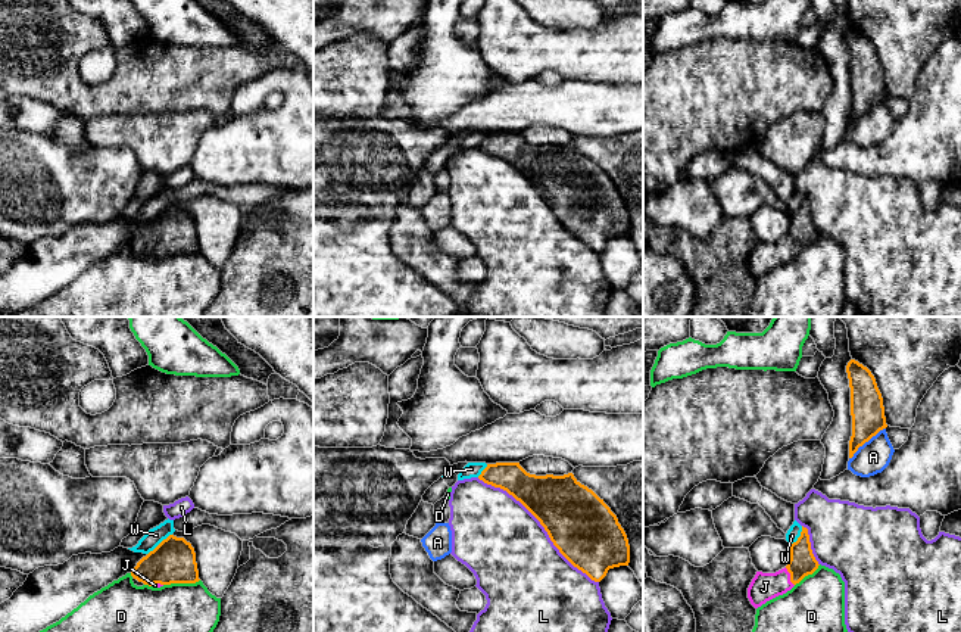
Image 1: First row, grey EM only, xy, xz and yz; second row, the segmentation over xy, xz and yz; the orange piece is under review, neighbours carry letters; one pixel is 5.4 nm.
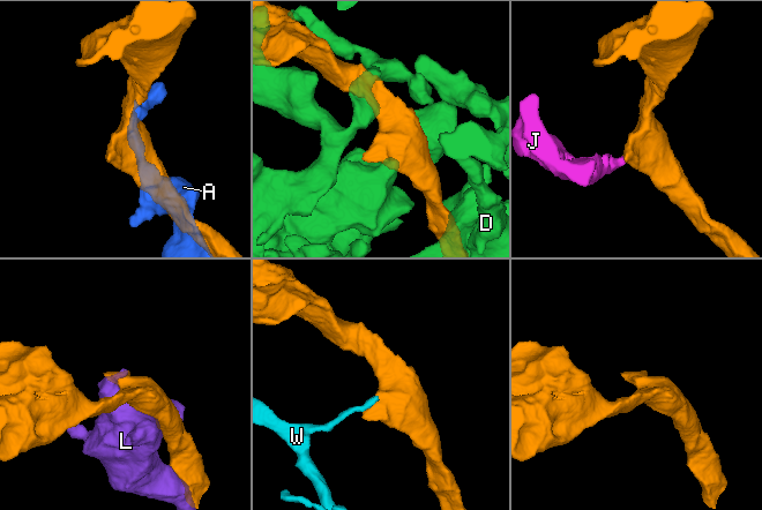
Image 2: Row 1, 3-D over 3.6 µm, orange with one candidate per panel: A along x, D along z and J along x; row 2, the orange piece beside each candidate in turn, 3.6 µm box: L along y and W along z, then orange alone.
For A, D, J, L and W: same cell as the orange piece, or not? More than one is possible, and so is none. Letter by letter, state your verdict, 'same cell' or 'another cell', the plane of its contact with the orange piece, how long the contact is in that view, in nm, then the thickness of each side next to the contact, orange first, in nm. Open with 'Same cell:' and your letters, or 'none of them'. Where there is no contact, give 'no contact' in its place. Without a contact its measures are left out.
Same cell: J
A: another cell; contact in yz; length 260 nm; calibres 180 and 180 nm
D: another cell; contact in xy; length 200 nm; calibres 240 and 280 nm
J: same cell; contact in yz; length 120 nm; calibres 140 and 160 nm
L: another cell; contact in xz; length 900 nm; calibres 360 and 460 nm
W: another cell; contact in xy; length 180 nm; calibres 240 and 90 nm

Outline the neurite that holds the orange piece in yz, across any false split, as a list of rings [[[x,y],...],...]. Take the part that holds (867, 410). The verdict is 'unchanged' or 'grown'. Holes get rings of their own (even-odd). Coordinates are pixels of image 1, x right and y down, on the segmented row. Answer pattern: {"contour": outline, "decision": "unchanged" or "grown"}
{"contour": [[[851,359],[846,373],[851,387],[852,436],[849,458],[852,458],[859,446],[886,429],[887,424],[883,398],[871,371],[858,361]]], "decision": "unchanged"}

